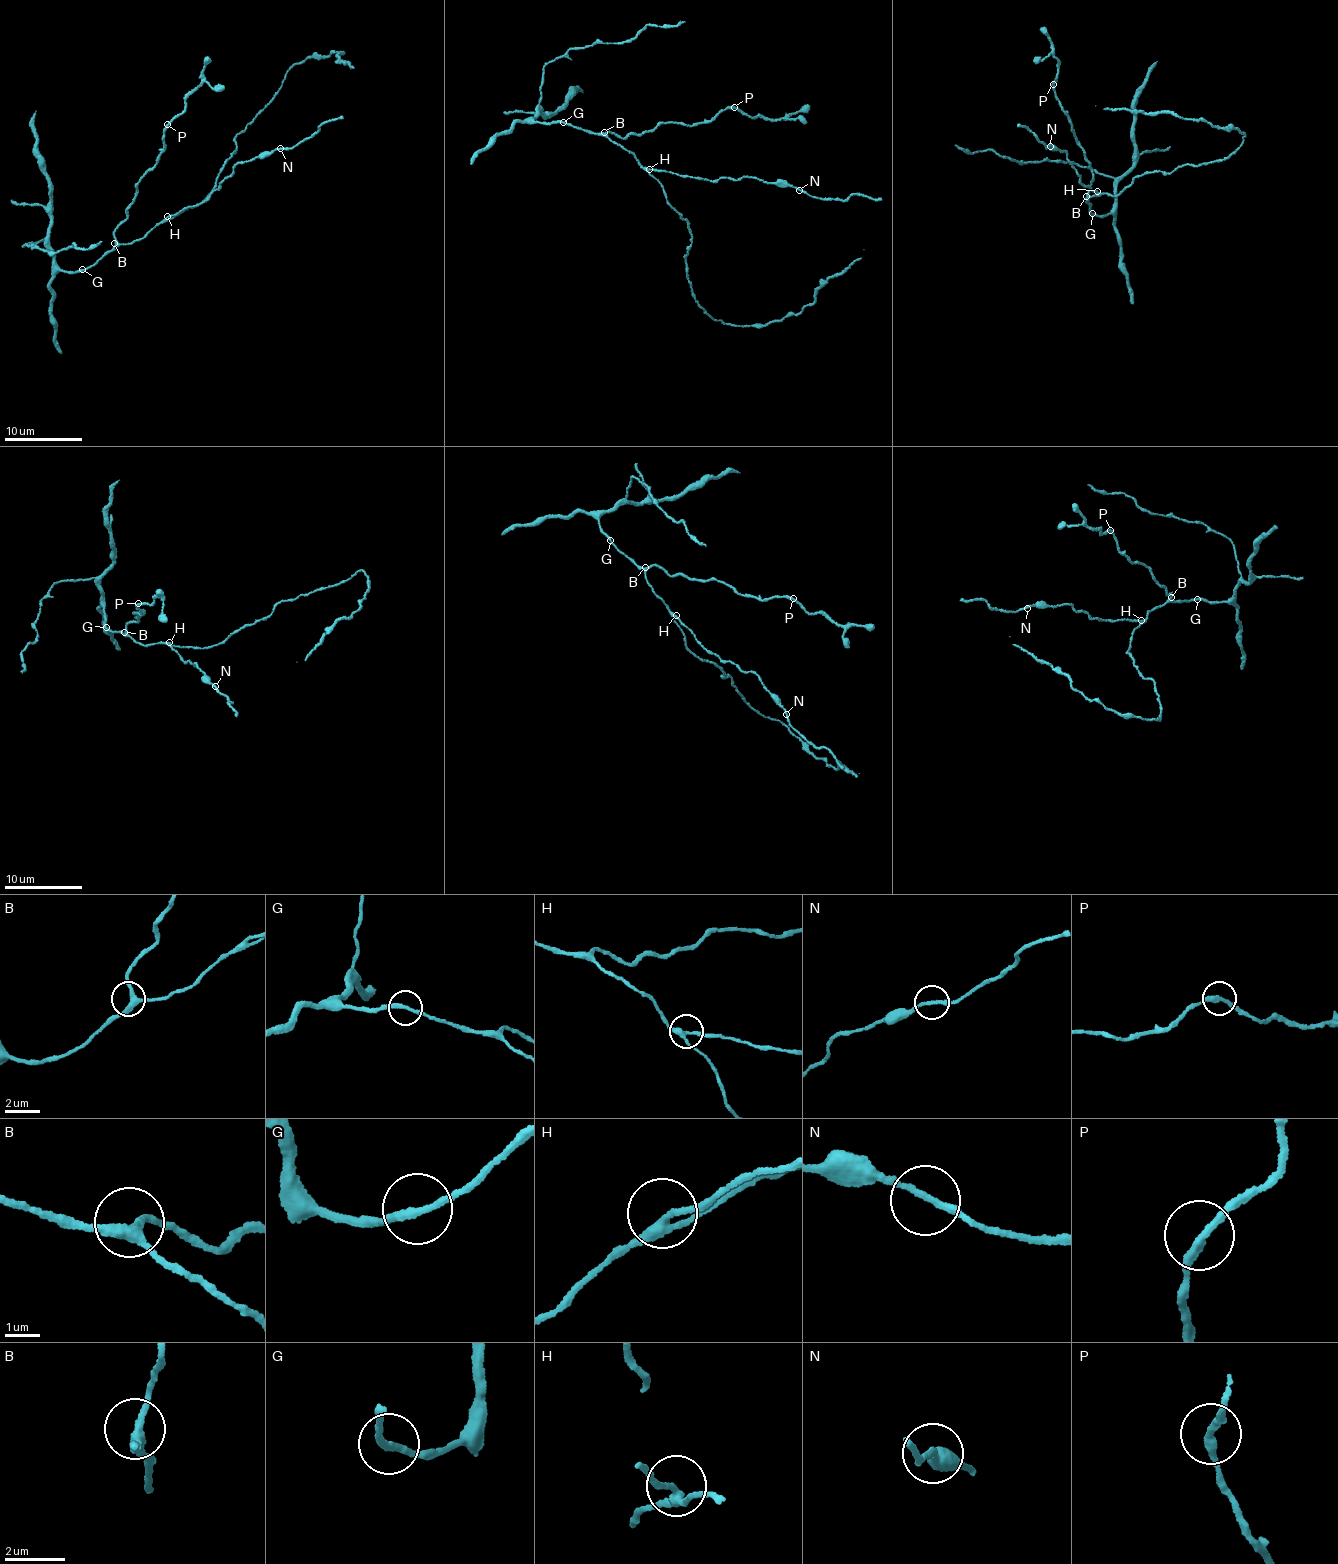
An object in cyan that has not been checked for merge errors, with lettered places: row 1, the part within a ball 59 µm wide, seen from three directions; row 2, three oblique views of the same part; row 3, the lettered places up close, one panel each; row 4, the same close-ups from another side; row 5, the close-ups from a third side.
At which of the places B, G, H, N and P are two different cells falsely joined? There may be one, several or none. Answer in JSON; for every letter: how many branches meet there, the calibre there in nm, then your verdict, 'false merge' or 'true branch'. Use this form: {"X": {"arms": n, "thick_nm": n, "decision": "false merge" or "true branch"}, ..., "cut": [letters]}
{"B": {"arms": 3, "thick_nm": 260, "decision": "true branch"}, "G": {"arms": 2, "thick_nm": 220, "decision": "true branch"}, "H": {"arms": 3, "thick_nm": 220, "decision": "true branch"}, "N": {"arms": 2, "thick_nm": 180, "decision": "true branch"}, "P": {"arms": 2, "thick_nm": 240, "decision": "true branch"}, "cut": []}

